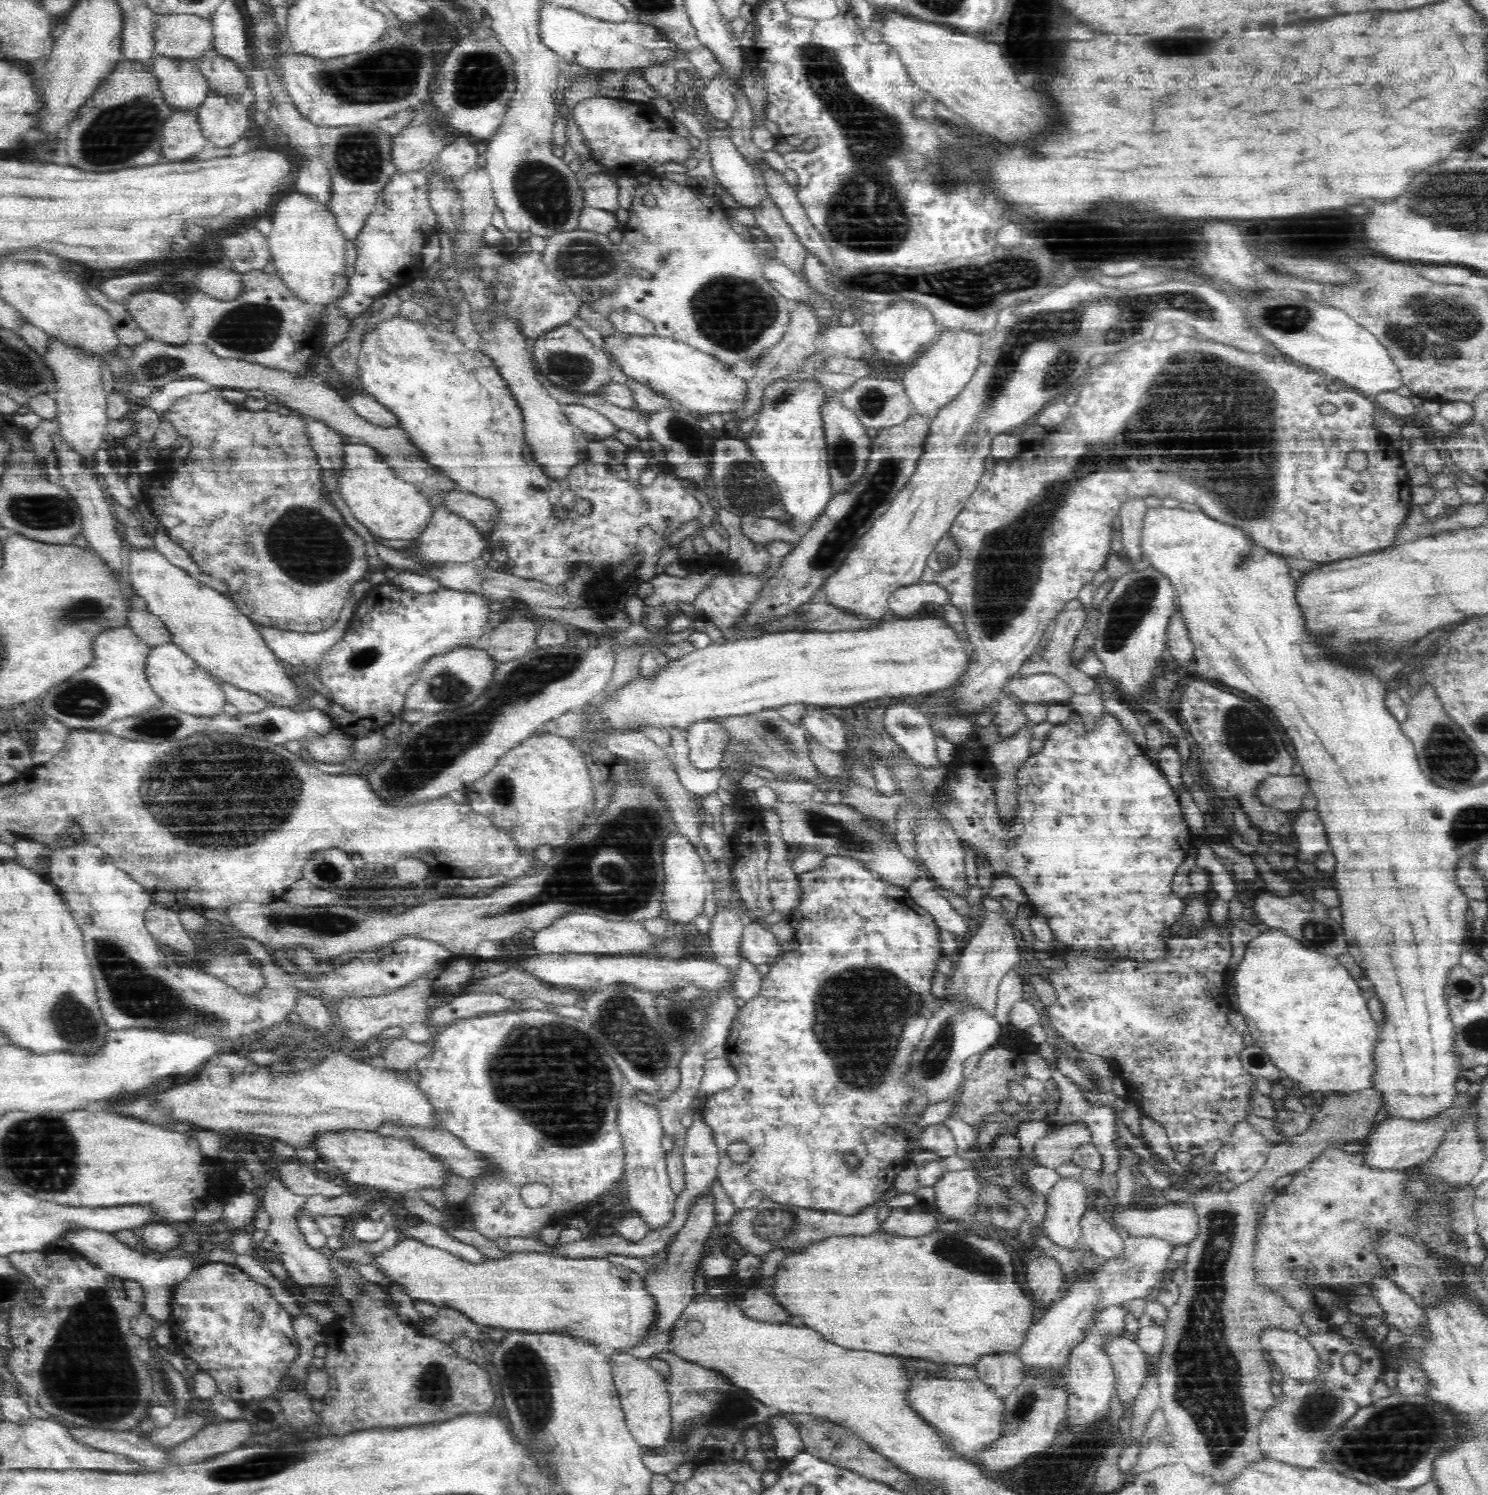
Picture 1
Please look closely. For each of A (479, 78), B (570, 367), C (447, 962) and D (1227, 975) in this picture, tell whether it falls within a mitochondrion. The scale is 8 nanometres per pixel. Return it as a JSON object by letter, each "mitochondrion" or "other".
{"A":"mitochondrion","B":"mitochondrion","C":"other","D":"other"}

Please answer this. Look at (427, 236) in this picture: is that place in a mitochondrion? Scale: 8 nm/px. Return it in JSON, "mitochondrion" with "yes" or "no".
{"mitochondrion":"no"}

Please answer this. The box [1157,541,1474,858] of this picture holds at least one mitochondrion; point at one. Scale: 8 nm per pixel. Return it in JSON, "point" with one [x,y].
{"point":[1249,737]}

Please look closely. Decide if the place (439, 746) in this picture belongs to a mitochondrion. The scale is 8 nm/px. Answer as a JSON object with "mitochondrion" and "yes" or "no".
{"mitochondrion":"yes"}

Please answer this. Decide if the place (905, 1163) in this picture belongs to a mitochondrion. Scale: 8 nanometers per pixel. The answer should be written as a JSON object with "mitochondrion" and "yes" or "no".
{"mitochondrion":"no"}

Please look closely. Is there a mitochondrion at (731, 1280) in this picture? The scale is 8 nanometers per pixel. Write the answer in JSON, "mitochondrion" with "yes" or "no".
{"mitochondrion":"no"}

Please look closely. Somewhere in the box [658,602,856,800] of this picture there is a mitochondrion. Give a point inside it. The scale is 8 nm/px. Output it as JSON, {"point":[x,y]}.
{"point":[769,735]}

